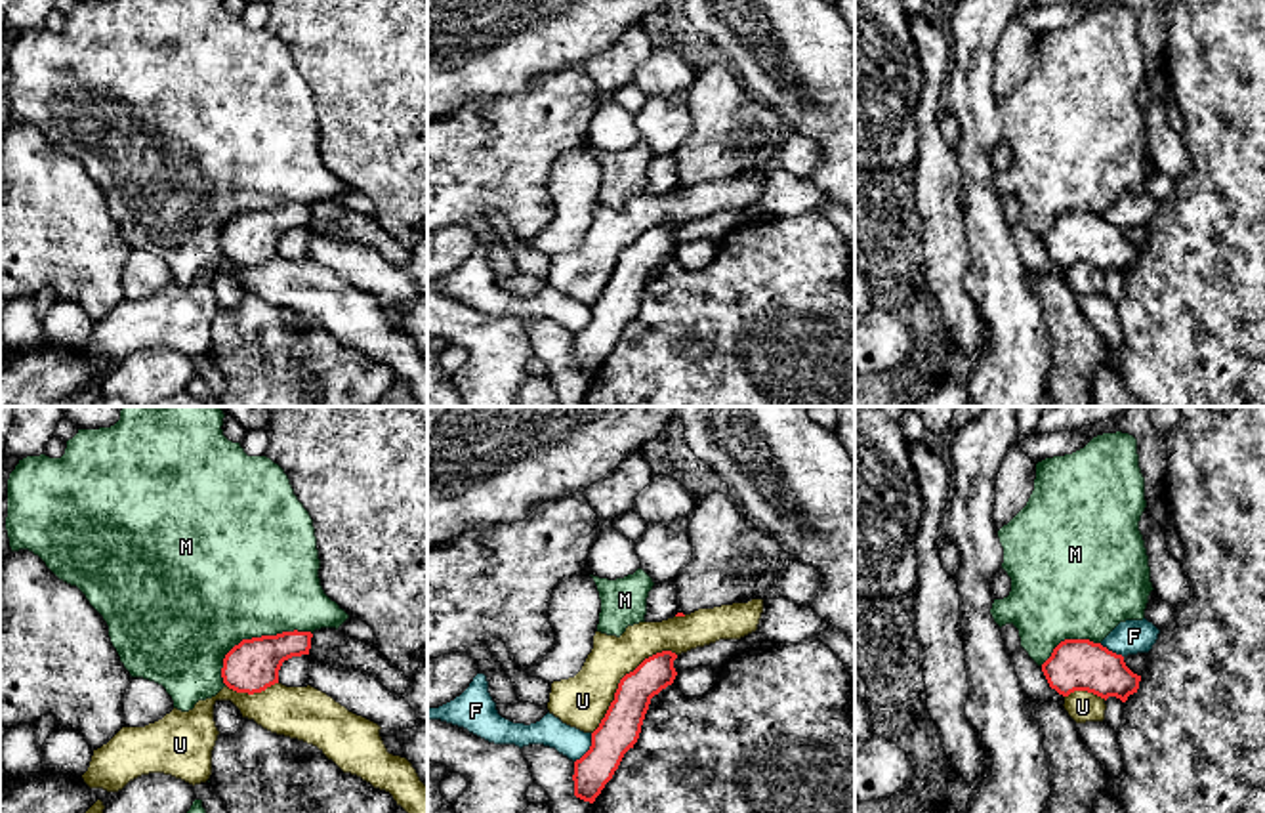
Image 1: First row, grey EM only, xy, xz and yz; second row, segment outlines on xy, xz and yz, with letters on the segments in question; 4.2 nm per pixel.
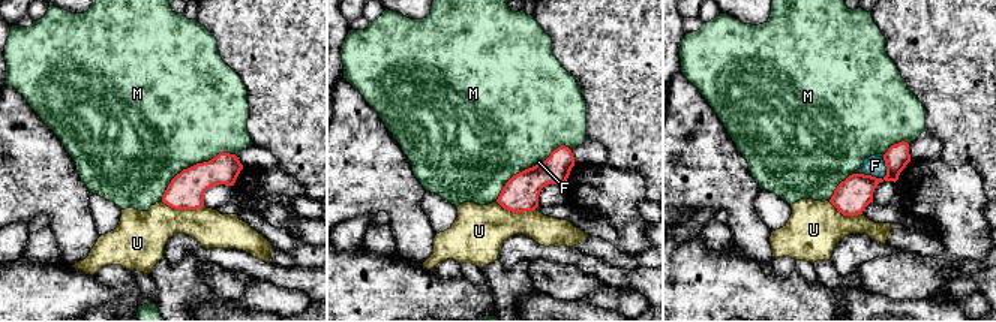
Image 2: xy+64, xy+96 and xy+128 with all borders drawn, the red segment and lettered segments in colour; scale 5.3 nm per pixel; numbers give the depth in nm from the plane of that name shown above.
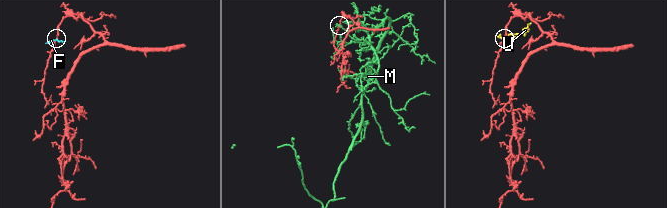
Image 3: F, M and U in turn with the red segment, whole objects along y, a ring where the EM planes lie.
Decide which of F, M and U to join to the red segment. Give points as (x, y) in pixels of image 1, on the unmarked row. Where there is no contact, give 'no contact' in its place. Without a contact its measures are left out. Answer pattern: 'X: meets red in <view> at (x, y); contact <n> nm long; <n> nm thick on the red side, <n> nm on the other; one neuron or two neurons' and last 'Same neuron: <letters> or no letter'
F: meets red in xz at (590, 321); contact 150 nm long; 170 nm thick on the red side, 130 nm on the other; two neurons
M: meets red in xy at (254, 210); contact 440 nm long; 220 nm thick on the red side, 500 nm on the other; two neurons
U: meets red in xz at (621, 252); contact 500 nm long; 170 nm thick on the red side, 220 nm on the other; two neurons
Same neuron: no letter

